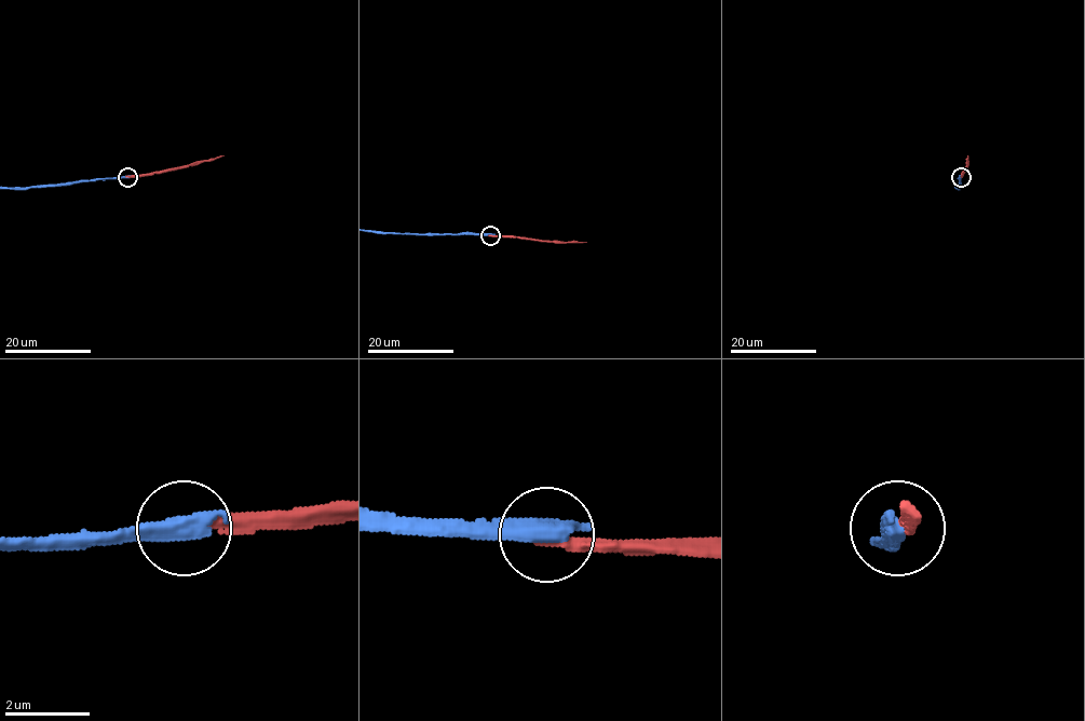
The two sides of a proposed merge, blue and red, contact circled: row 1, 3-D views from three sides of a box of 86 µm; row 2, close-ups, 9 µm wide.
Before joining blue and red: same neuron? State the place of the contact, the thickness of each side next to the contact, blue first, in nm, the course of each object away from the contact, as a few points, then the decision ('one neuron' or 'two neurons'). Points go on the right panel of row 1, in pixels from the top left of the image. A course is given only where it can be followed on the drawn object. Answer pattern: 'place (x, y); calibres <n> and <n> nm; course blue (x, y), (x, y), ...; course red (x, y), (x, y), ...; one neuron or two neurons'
place (961, 177); calibres 600 and 280 nm; course red (960, 176), (965, 171), (967, 155); two neurons

